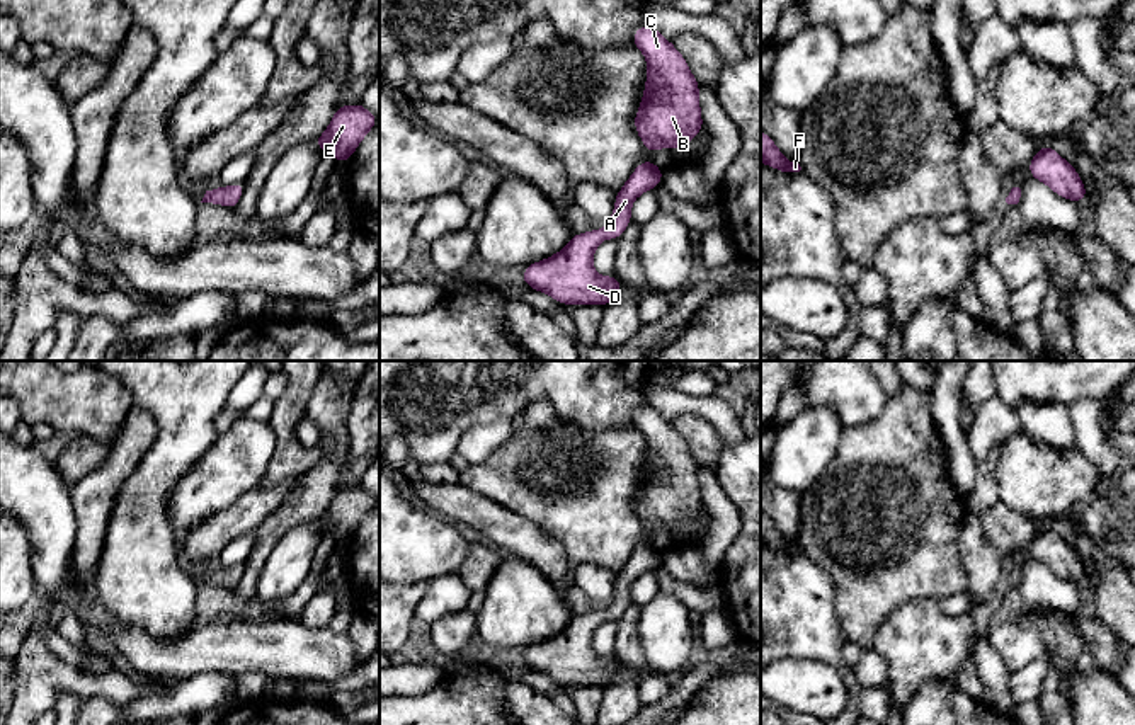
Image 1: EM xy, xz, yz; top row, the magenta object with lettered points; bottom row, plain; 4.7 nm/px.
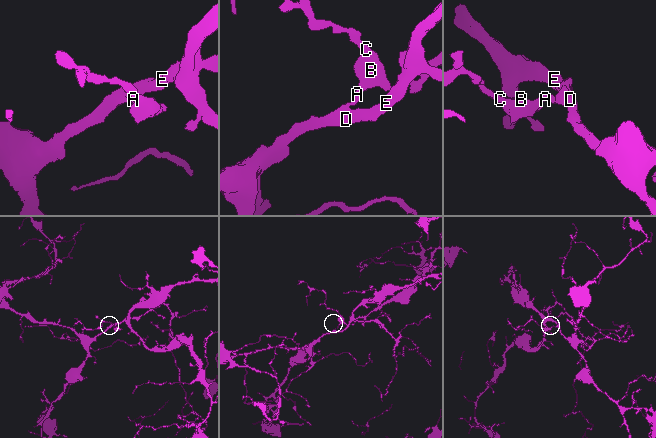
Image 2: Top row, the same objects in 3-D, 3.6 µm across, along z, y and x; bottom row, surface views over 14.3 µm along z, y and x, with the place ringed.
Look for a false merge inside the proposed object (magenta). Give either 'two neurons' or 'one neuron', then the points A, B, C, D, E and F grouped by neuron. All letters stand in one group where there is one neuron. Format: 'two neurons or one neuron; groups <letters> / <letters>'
one neuron; groups A B C D E F

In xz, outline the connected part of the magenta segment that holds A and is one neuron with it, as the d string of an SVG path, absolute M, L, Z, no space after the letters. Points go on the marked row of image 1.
M642 162L618 191L613 216L604 228L572 235L563 250L526 265L522 283L562 305L604 306L611 303L625 288L614 274L604 277L594 271L594 252L604 238L618 240L623 235L631 223L631 203L640 194L655 189L662 177L664 170L653 162Z

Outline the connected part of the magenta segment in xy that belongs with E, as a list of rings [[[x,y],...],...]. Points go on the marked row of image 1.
[[[359,102],[339,106],[325,133],[313,141],[322,155],[330,151],[339,163],[345,163],[378,121],[379,117]]]

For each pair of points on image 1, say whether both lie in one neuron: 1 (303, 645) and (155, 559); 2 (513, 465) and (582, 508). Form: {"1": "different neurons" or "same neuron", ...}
{"1": "different neurons", "2": "same neuron"}

